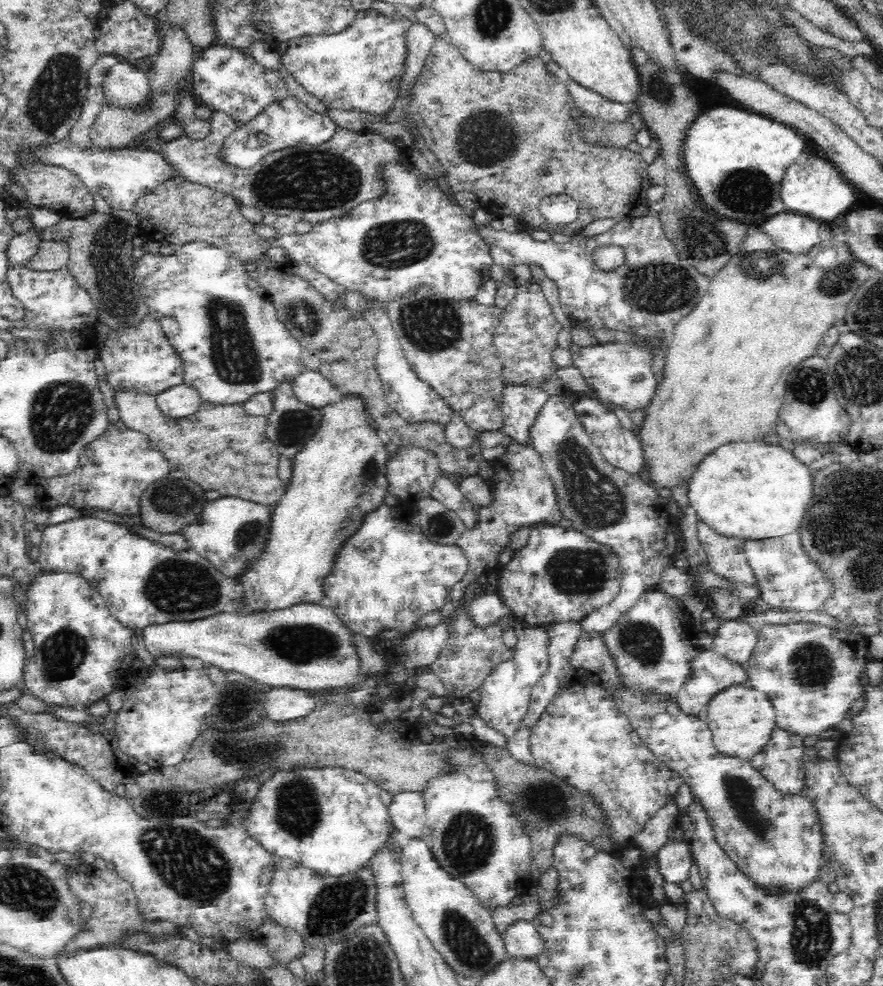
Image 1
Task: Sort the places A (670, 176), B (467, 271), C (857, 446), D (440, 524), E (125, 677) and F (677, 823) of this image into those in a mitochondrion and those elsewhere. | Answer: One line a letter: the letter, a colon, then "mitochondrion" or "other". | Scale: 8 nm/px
A: other
B: other
C: other
D: mitochondrion
E: other
F: other

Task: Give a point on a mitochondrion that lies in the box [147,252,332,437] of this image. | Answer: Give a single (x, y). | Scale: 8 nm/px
(233, 354)

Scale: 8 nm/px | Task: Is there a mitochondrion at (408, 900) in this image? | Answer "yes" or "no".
no

